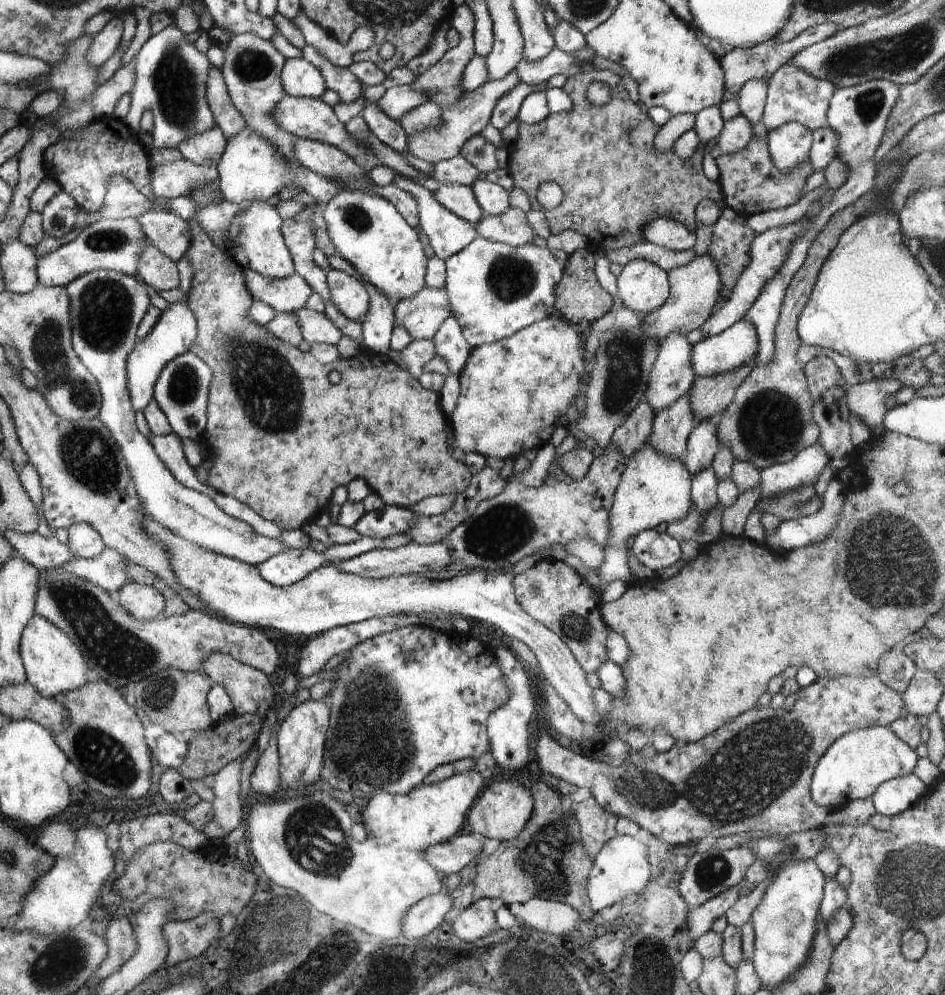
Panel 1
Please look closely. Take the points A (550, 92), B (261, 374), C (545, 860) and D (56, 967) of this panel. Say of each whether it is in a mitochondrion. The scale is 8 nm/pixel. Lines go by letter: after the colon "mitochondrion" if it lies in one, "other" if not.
A: other
B: mitochondrion
C: mitochondrion
D: mitochondrion

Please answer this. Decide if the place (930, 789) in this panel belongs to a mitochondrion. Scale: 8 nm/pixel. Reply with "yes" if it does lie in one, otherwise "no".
no

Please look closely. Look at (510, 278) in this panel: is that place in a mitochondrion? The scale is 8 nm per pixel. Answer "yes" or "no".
yes

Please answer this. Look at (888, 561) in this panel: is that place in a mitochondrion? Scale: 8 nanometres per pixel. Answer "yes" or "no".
yes

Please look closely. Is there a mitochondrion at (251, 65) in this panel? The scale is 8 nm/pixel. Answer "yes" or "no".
yes

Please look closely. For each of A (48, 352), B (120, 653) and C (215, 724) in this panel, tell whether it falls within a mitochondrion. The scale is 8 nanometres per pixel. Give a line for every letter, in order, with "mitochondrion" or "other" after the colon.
A: mitochondrion
B: mitochondrion
C: other

